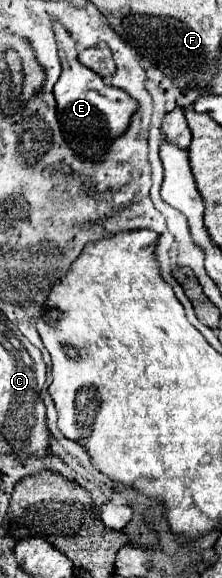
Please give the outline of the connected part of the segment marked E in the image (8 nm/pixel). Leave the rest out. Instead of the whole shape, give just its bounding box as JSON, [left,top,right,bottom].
[53,25,139,159]

